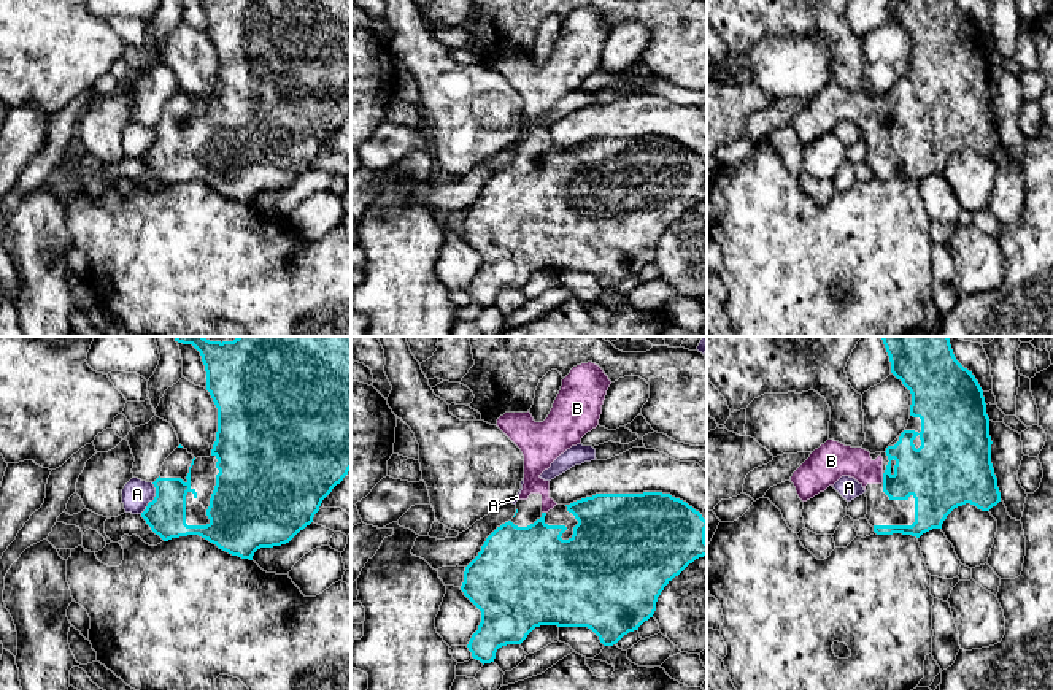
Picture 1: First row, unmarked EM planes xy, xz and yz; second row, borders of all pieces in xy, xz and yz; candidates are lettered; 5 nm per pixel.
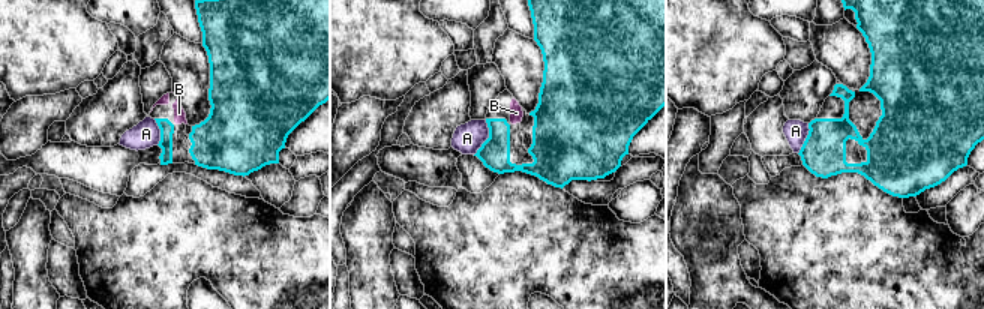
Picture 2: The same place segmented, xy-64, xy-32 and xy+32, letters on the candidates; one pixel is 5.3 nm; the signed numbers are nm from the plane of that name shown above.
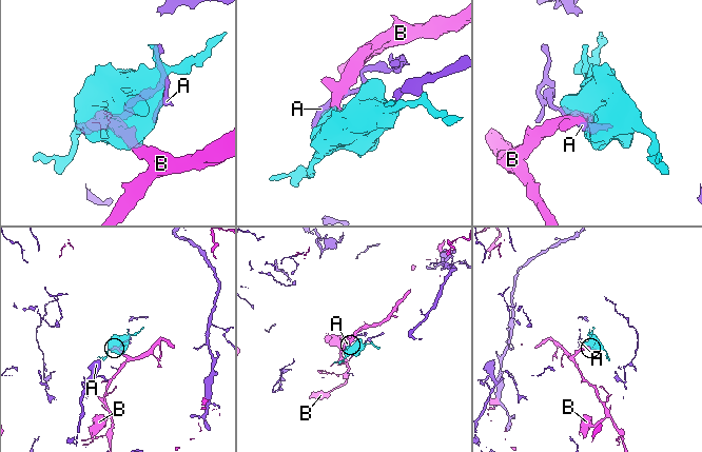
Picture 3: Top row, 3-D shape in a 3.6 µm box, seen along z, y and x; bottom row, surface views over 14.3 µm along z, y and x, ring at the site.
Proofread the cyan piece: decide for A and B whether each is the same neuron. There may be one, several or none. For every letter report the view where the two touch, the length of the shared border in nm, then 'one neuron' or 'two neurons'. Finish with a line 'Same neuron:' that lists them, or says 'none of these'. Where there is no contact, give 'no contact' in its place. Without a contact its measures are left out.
A: xy | 170 nm | two neurons
B: yz | 50 nm | one neuron
Same neuron: B

